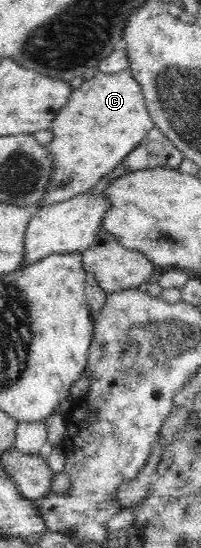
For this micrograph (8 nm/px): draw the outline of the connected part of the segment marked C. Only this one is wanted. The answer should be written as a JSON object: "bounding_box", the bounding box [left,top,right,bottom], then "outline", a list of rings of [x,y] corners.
{"bounding_box":[36,68,155,209],"outline":[[[126,68],[111,74],[99,71],[91,79],[85,80],[79,88],[72,90],[69,100],[65,102],[65,106],[60,108],[59,112],[56,112],[55,120],[51,122],[49,130],[53,132],[54,137],[46,146],[53,159],[55,171],[50,184],[47,185],[47,192],[43,194],[36,209],[87,193],[100,180],[113,172],[123,162],[123,158],[131,150],[137,148],[137,144],[147,136],[147,132],[153,127],[155,127],[155,123],[145,105],[141,85],[131,75],[131,69]]]}

